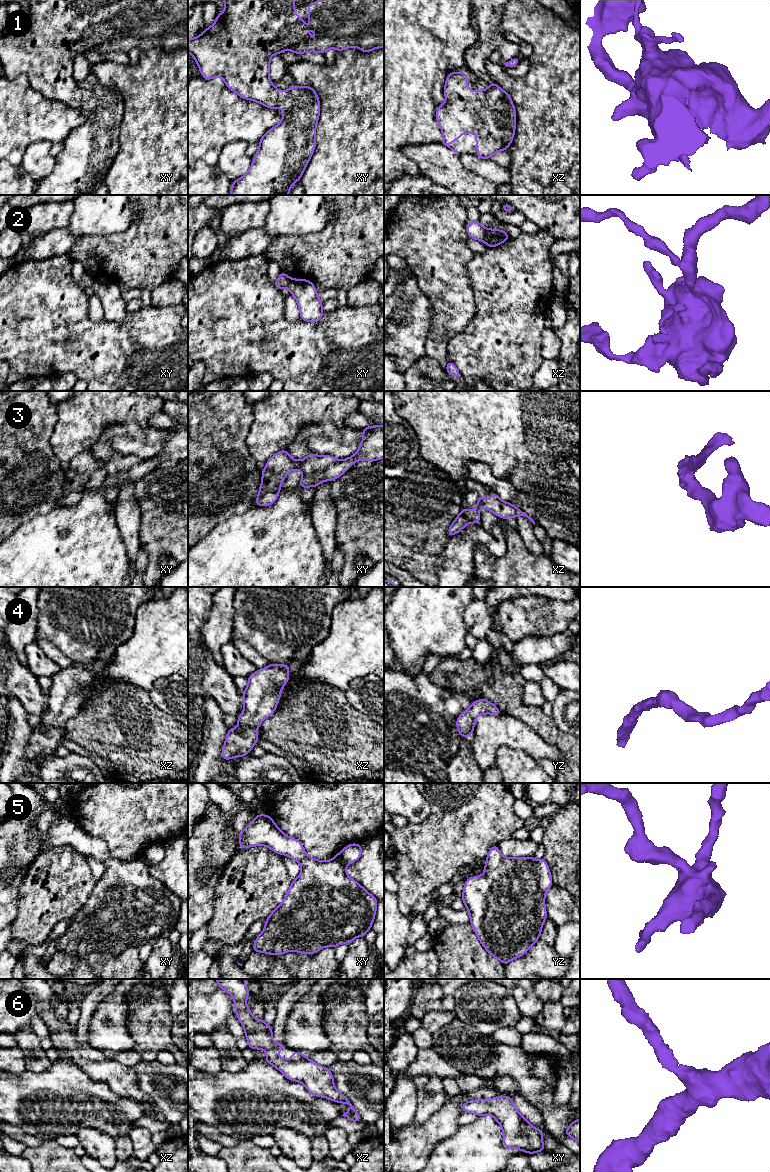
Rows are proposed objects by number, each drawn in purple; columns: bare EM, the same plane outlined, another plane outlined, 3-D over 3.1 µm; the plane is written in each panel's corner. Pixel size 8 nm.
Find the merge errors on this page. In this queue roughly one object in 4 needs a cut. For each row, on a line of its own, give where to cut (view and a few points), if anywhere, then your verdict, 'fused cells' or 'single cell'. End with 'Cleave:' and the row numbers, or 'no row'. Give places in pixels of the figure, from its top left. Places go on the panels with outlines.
1: no cut; single cell
2: cut in xz along (487, 230), (483, 240); fused cells
3: no cut; single cell
4: no cut; single cell
5: no cut; single cell
6: no cut; single cell
Cleave: 2

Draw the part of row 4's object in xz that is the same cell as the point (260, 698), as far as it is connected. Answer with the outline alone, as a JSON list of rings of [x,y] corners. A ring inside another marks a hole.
[[[272,663],[248,676],[248,685],[242,697],[244,710],[237,718],[238,728],[228,729],[222,759],[243,757],[255,746],[259,739],[257,727],[274,713],[282,688],[290,679],[289,663]]]

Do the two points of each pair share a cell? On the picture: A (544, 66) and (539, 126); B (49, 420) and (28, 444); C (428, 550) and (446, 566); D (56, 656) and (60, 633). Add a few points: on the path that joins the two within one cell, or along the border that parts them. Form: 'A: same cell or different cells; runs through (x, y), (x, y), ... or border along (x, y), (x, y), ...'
A: same cell; runs through (544, 81), (544, 111)
B: same cell; runs through (43, 426), (31, 438)
C: different cells; border along (449, 537), (443, 551), (434, 563)
D: different cells; border along (36, 638), (50, 640), (74, 663)

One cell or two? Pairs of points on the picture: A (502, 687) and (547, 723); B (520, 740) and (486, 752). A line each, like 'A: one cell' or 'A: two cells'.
A: one cell
B: one cell

